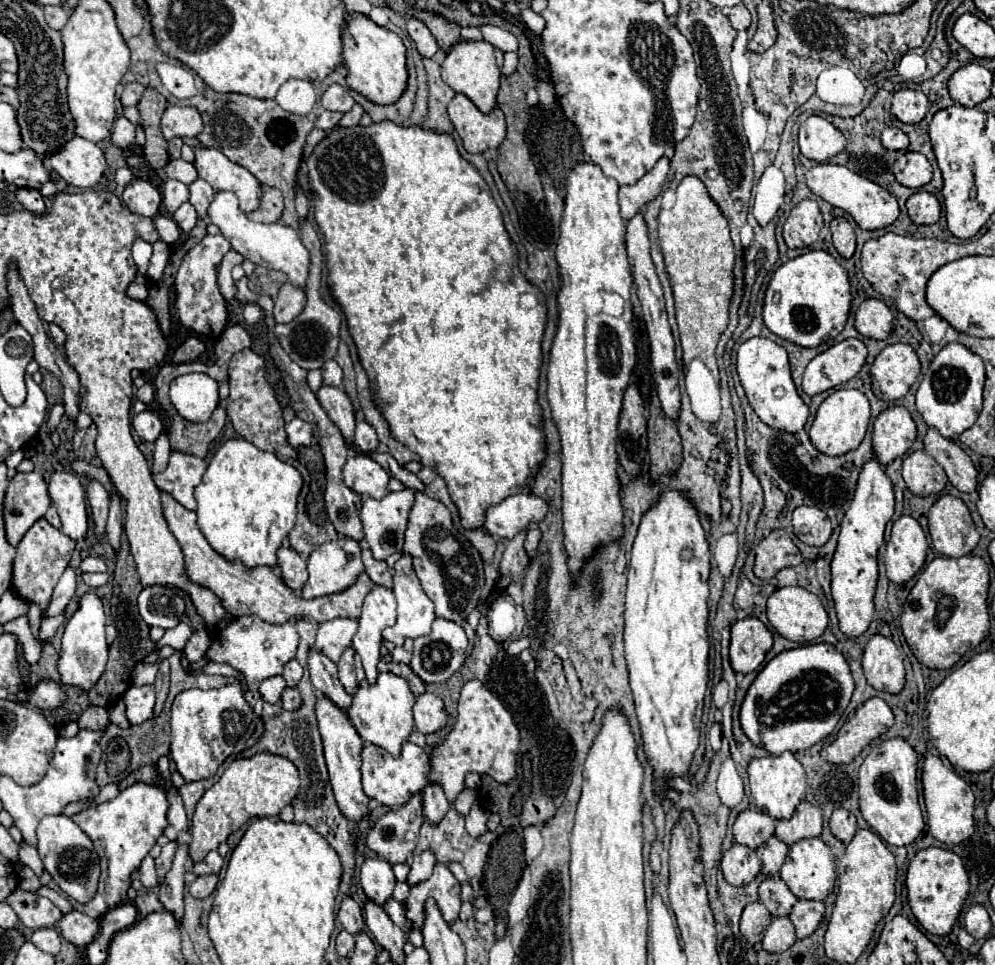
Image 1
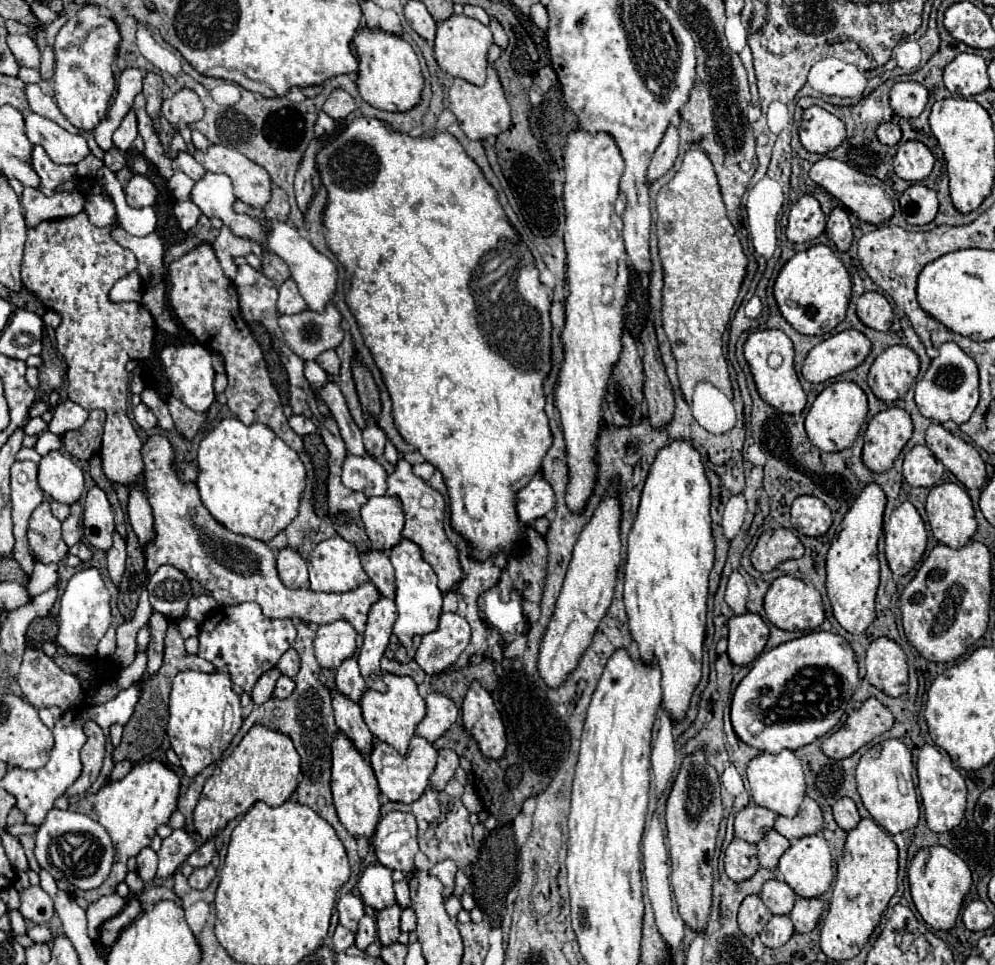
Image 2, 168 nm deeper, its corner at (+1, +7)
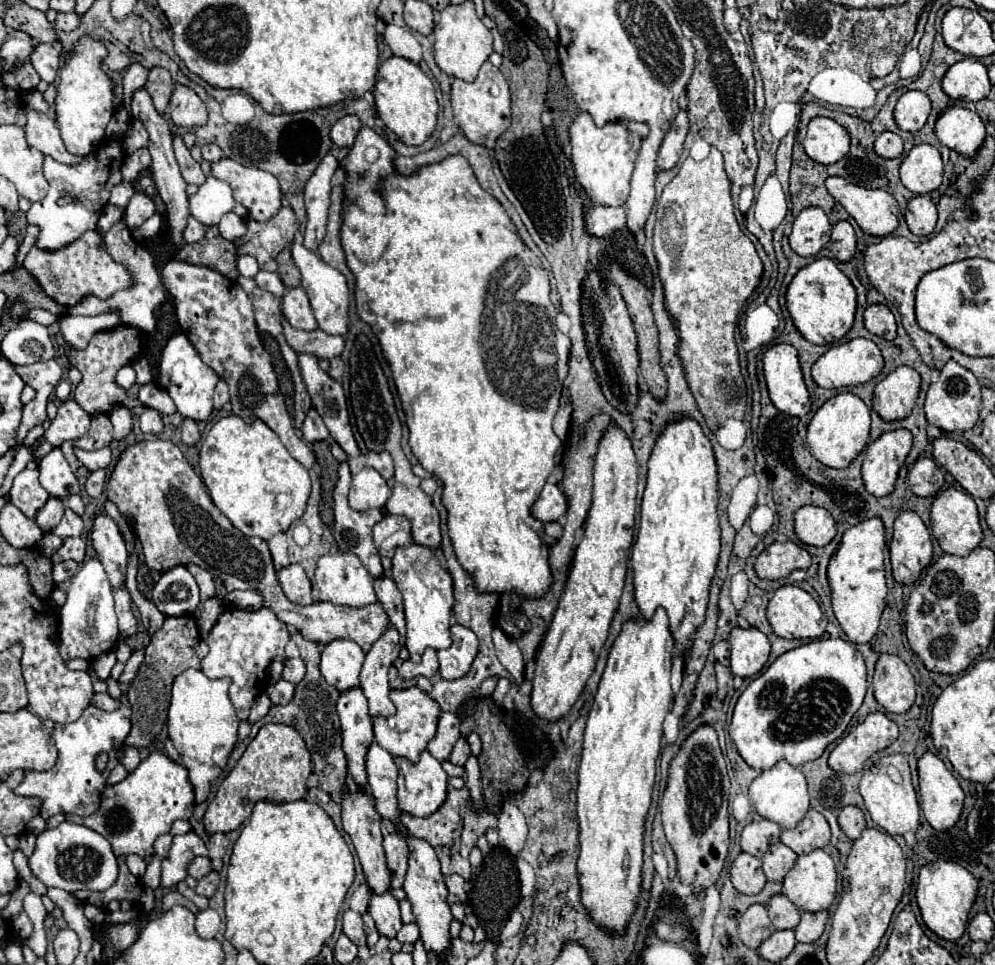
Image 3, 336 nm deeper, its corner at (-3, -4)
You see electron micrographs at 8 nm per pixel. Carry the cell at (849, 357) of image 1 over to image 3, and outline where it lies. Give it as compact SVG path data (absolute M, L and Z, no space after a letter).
M853 338L849 342L837 344L829 348L811 368L811 376L821 388L841 388L841 386L857 386L875 378L883 368L883 356L873 340Z

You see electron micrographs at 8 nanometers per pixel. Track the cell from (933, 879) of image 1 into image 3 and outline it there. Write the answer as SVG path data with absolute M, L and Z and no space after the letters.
M935 860L921 868L915 896L925 926L943 940L957 940L967 928L969 910L977 896L977 880L957 862Z

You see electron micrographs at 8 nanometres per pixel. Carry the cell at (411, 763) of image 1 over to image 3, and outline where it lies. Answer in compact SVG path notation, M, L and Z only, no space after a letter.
M425 750L421 752L417 764L405 758L395 758L395 764L399 768L397 776L399 810L419 818L433 814L447 796L445 794L447 774L441 768L441 762Z

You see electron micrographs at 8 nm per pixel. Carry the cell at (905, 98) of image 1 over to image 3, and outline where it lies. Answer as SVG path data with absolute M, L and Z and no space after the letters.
M907 90L899 96L895 106L895 122L901 130L917 132L925 126L931 112L931 102L925 92Z

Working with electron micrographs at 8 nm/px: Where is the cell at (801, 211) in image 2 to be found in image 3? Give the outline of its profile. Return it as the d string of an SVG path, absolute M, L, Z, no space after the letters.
M805 208L793 222L789 244L799 256L817 254L829 242L831 224L821 208Z

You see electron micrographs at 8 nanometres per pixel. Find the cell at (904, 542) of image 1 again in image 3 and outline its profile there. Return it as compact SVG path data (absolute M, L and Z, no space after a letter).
M903 512L895 520L891 550L893 578L899 584L913 584L929 566L933 544L927 526L915 512Z

